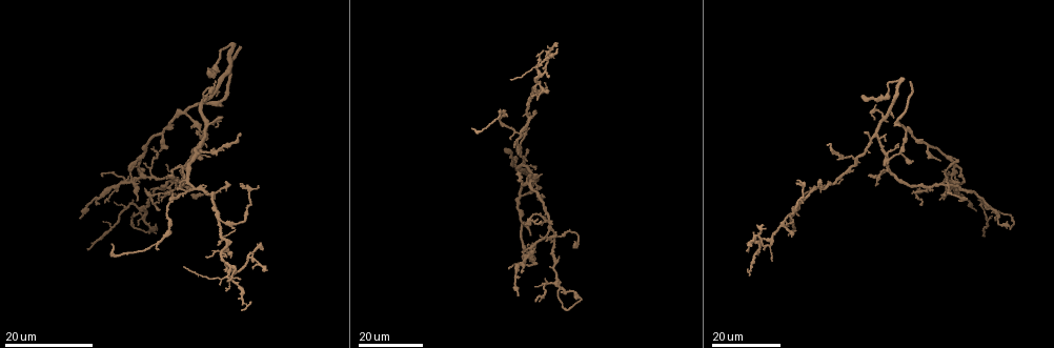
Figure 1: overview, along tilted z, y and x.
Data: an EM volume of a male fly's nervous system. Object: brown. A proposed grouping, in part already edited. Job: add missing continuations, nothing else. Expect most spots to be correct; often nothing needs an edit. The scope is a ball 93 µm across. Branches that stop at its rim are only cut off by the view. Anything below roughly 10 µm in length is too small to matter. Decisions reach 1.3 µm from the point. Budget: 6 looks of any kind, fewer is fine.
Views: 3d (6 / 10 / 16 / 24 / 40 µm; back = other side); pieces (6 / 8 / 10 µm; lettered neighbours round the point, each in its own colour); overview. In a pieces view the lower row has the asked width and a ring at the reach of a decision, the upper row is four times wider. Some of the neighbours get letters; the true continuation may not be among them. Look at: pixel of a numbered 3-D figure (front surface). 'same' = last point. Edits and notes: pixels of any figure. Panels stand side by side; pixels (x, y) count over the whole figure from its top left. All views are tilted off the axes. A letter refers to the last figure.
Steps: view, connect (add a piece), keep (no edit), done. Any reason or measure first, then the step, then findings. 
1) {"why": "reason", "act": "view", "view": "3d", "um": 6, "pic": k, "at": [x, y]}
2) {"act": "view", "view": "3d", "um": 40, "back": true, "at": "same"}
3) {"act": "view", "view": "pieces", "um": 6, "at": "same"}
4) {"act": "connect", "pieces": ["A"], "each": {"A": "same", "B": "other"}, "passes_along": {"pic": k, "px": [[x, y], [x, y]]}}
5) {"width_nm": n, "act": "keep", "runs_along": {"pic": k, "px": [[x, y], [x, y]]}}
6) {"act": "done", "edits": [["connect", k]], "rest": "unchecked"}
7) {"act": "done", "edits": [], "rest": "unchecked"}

{"why": "free end", "act": "view", "view": "3d", "um": 16, "pic": 1, "at": [519, 170]}

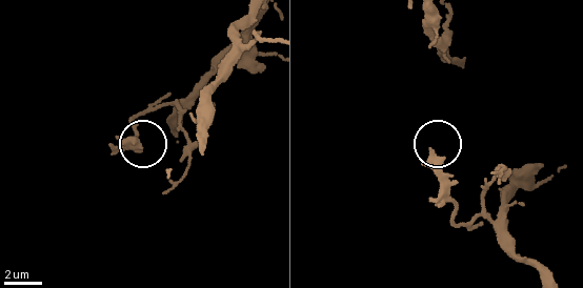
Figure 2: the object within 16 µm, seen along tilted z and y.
{"act": "view", "view": "pieces", "um": 10, "pic": 2, "at": [134, 143]}

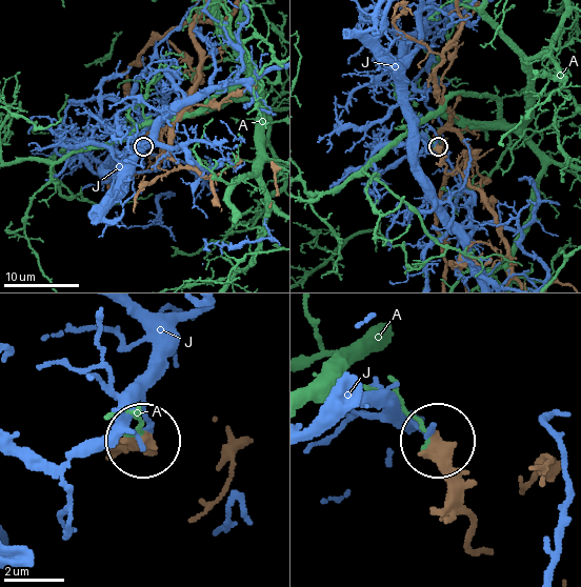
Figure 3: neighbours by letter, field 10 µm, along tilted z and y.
{"act": "keep", "each": {"A": "other", "J": "other"}, "found": "no lettered piece goes on from it"}

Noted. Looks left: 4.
{"why": "an open end", "act": "view", "view": "3d", "um": 24, "pic": 1, "at": [864, 133]}

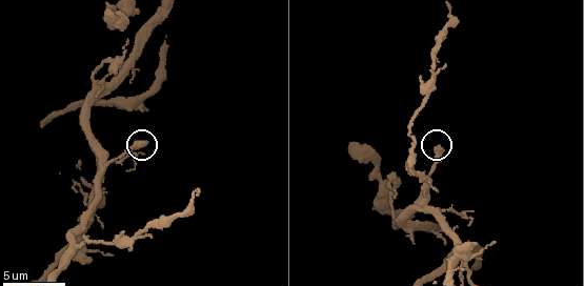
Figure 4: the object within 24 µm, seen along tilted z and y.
{"act": "view", "view": "pieces", "um": 10, "pic": 4, "at": [439, 148]}

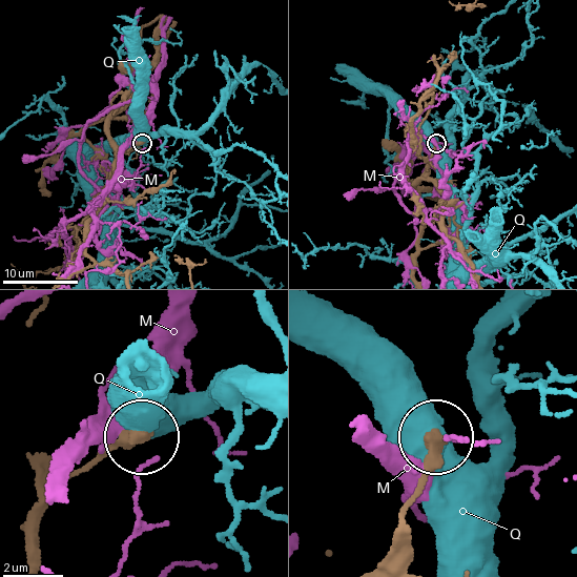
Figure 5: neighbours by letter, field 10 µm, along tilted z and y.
{"act": "keep", "each": {"M": "other", "Q": "other"}, "found": "none of them fits"}

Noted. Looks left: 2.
{"act": "view", "view": "3d", "um": 16, "pic": 1, "at": [816, 184]}

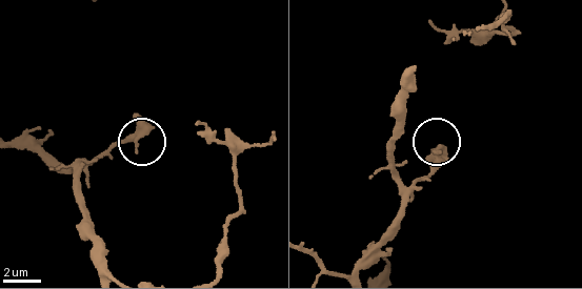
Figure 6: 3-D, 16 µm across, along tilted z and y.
{"act": "view", "view": "pieces", "um": 6, "pic": 6, "at": [442, 148]}

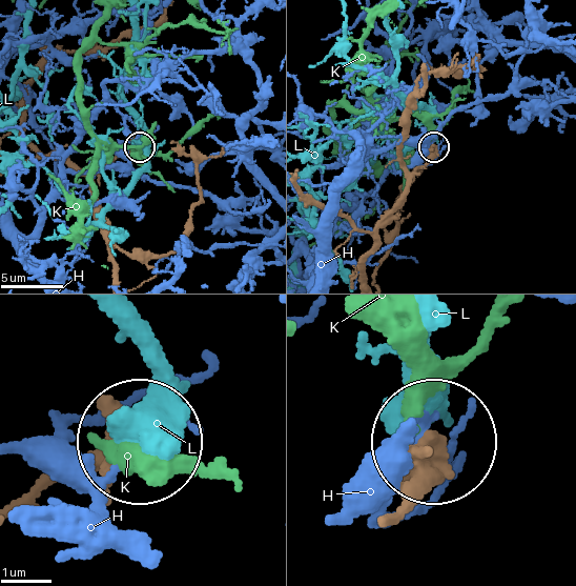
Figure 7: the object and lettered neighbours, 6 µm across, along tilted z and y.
{"act": "keep", "each": {"H": "other", "K": "other", "L": "other"}, "found": "none of them fits"}

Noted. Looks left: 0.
{"act": "done", "edits": [], "rest": "unchecked"}

